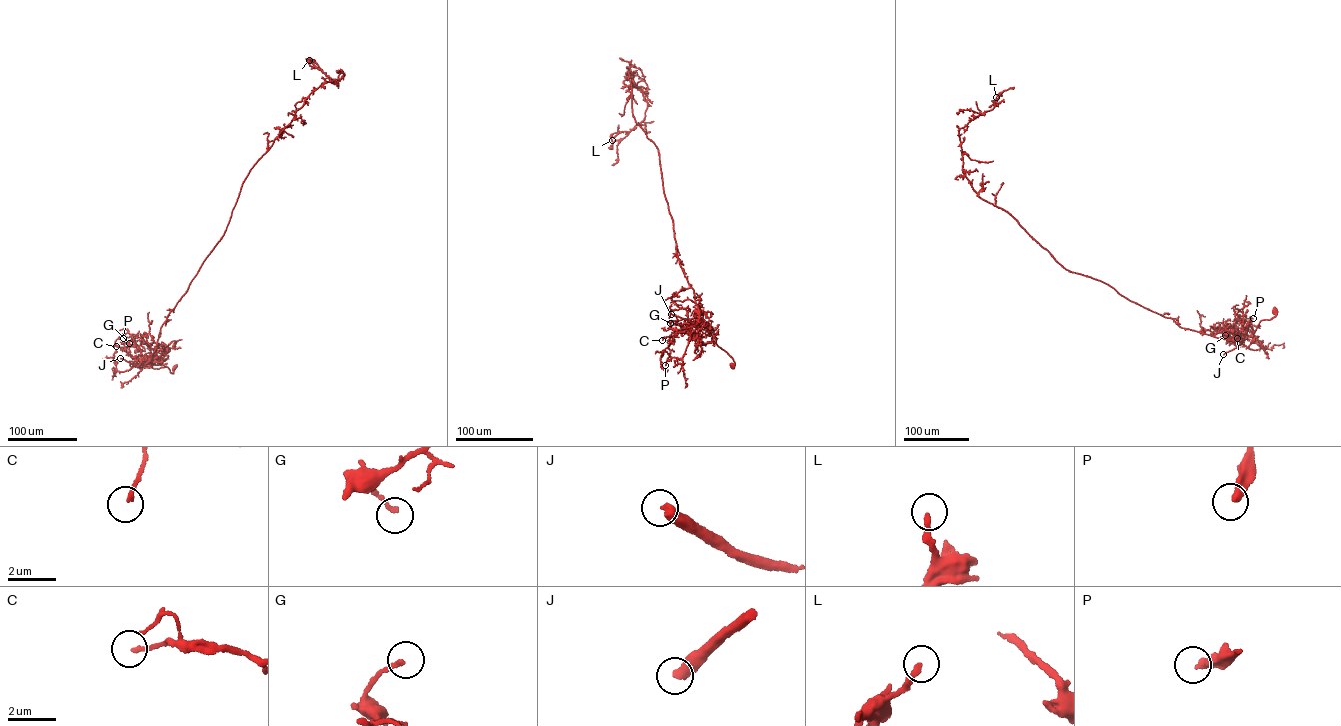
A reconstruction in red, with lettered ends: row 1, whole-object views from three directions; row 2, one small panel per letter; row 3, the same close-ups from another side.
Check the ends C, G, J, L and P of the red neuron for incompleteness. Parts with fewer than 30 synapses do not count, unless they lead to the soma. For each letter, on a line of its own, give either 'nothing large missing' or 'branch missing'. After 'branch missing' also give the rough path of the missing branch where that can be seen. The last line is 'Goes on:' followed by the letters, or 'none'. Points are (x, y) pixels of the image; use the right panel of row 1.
C: nothing large missing
G: nothing large missing
J: branch missing; course (1223, 354), (1211, 360), (1106, 291), (1057, 276), (1006, 227), (944, 196), (918, 171), (932, 172), (961, 136)
L: nothing large missing
P: nothing large missing
Goes on: J

